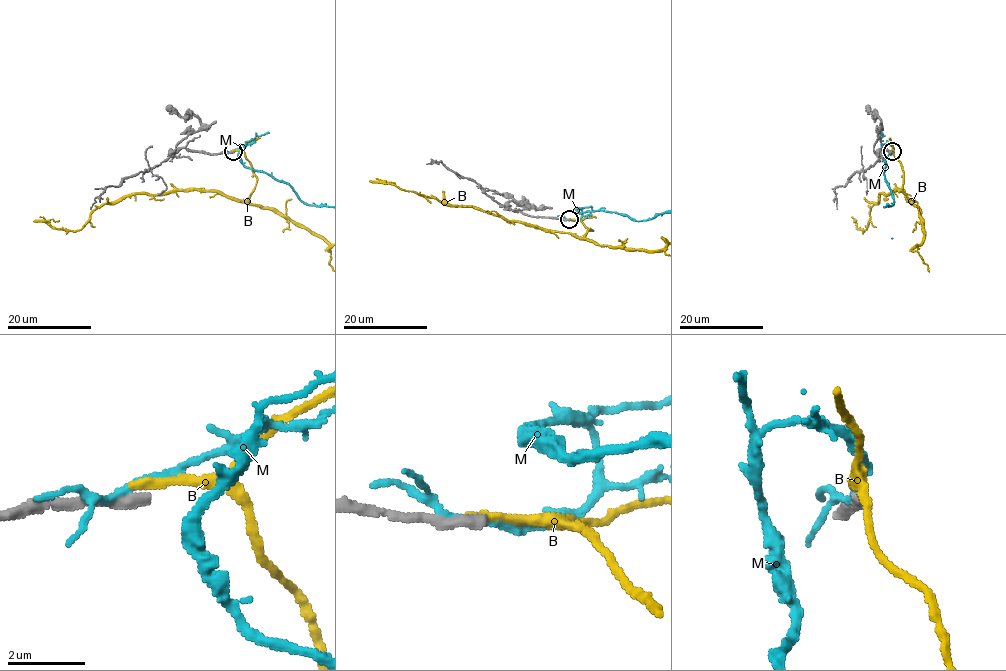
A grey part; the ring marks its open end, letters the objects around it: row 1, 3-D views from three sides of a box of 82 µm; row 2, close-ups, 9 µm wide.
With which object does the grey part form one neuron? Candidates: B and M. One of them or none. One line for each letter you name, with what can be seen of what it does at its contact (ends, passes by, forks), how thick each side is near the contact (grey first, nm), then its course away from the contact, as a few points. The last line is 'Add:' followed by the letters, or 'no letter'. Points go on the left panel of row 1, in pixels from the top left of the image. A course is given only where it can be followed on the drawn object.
Add: no letter

